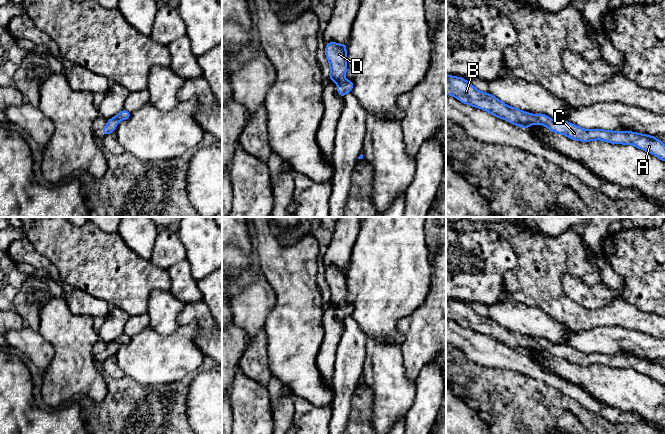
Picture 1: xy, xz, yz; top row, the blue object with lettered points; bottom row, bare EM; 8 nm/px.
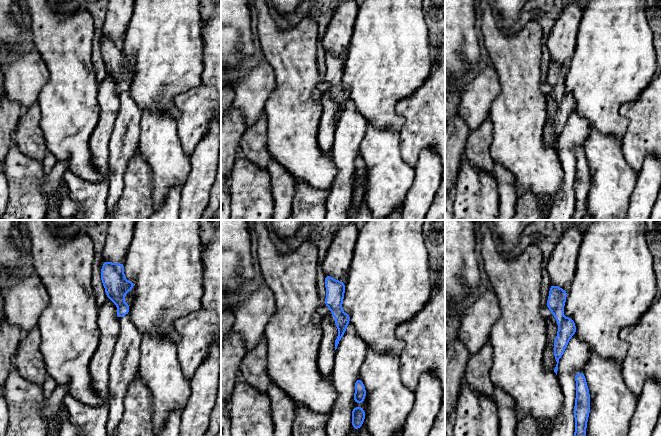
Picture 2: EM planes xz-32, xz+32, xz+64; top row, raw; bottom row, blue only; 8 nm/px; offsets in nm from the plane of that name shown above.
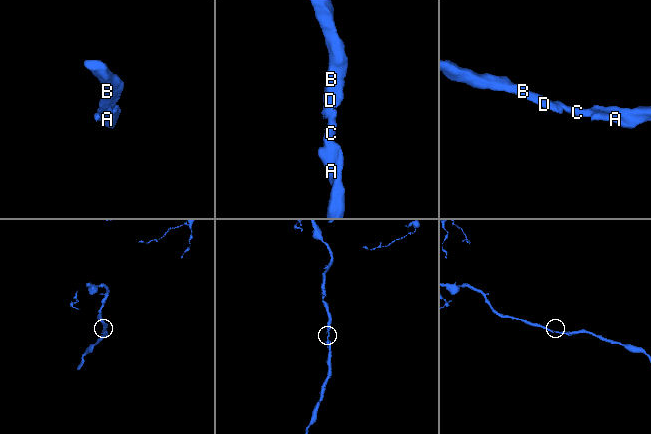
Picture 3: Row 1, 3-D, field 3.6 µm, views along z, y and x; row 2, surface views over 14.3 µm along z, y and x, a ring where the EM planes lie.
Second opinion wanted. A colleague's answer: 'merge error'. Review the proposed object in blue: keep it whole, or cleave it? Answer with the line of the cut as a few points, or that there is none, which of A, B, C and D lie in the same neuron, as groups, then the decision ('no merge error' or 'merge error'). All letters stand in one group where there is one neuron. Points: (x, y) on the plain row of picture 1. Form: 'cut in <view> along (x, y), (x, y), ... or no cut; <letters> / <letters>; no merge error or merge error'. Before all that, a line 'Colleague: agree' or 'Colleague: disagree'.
Colleague: disagree
no cut; A B C D; no merge error

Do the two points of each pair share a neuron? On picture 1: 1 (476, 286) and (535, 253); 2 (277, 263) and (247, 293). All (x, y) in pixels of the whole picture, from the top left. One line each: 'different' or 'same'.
1: different
2: different

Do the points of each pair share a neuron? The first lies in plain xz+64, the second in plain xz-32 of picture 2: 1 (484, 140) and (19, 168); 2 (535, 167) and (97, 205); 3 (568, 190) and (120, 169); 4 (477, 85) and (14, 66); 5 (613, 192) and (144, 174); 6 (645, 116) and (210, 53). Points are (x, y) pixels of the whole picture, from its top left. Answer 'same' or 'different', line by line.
1: different
2: different
3: same
4: same
5: different
6: same

